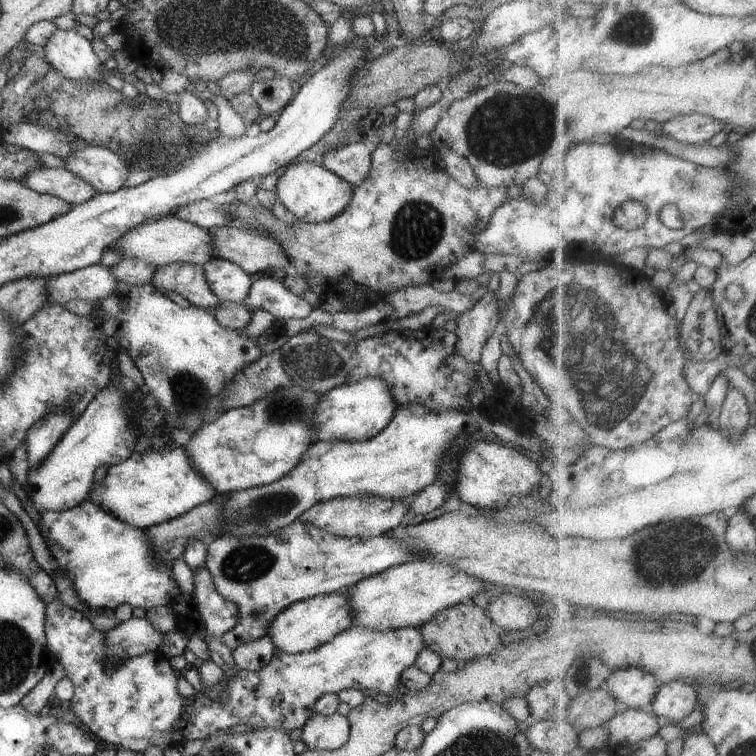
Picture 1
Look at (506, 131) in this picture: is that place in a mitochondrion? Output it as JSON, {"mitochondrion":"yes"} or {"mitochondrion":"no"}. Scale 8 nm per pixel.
{"mitochondrion":"yes"}

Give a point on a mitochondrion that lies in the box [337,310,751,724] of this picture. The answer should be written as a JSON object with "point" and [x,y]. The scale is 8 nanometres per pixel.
{"point":[679,554]}

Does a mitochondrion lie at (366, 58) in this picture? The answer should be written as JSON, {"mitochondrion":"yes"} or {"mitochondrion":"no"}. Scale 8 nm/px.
{"mitochondrion":"no"}

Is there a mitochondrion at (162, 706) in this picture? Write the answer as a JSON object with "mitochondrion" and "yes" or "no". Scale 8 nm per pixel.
{"mitochondrion":"no"}

